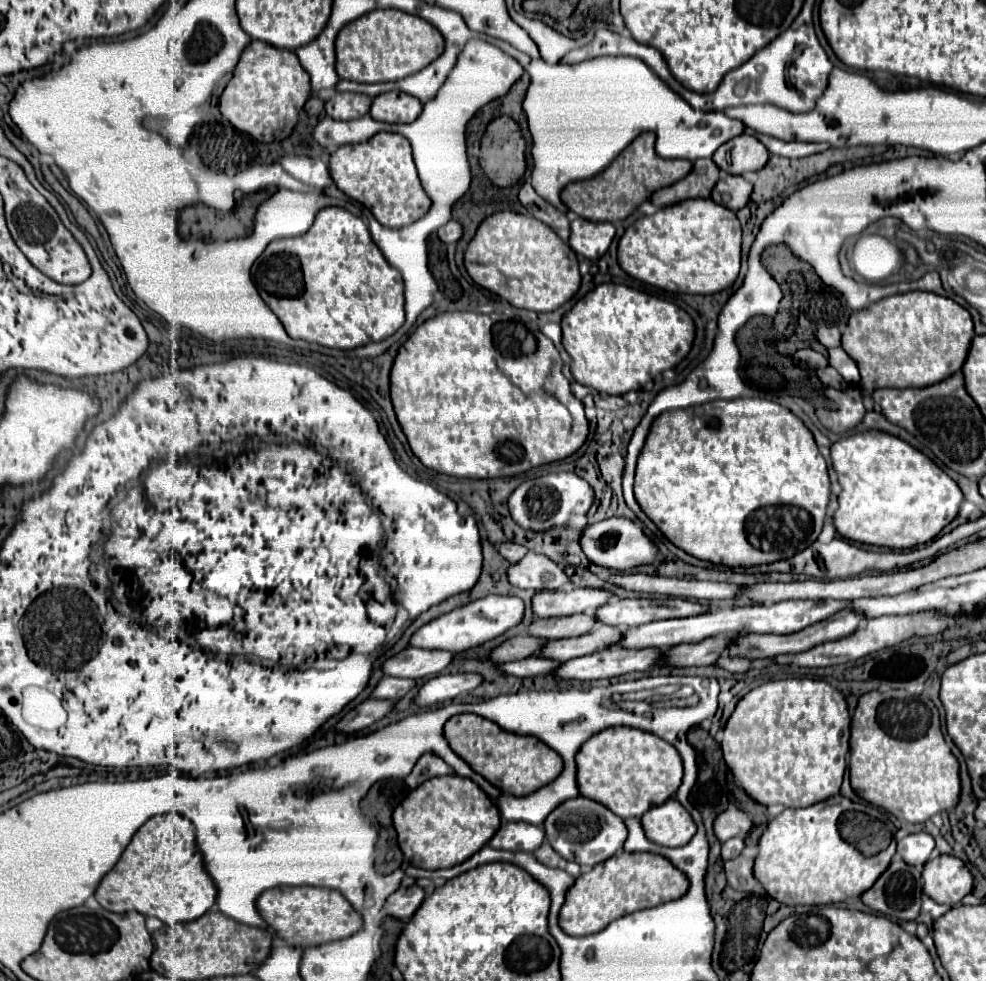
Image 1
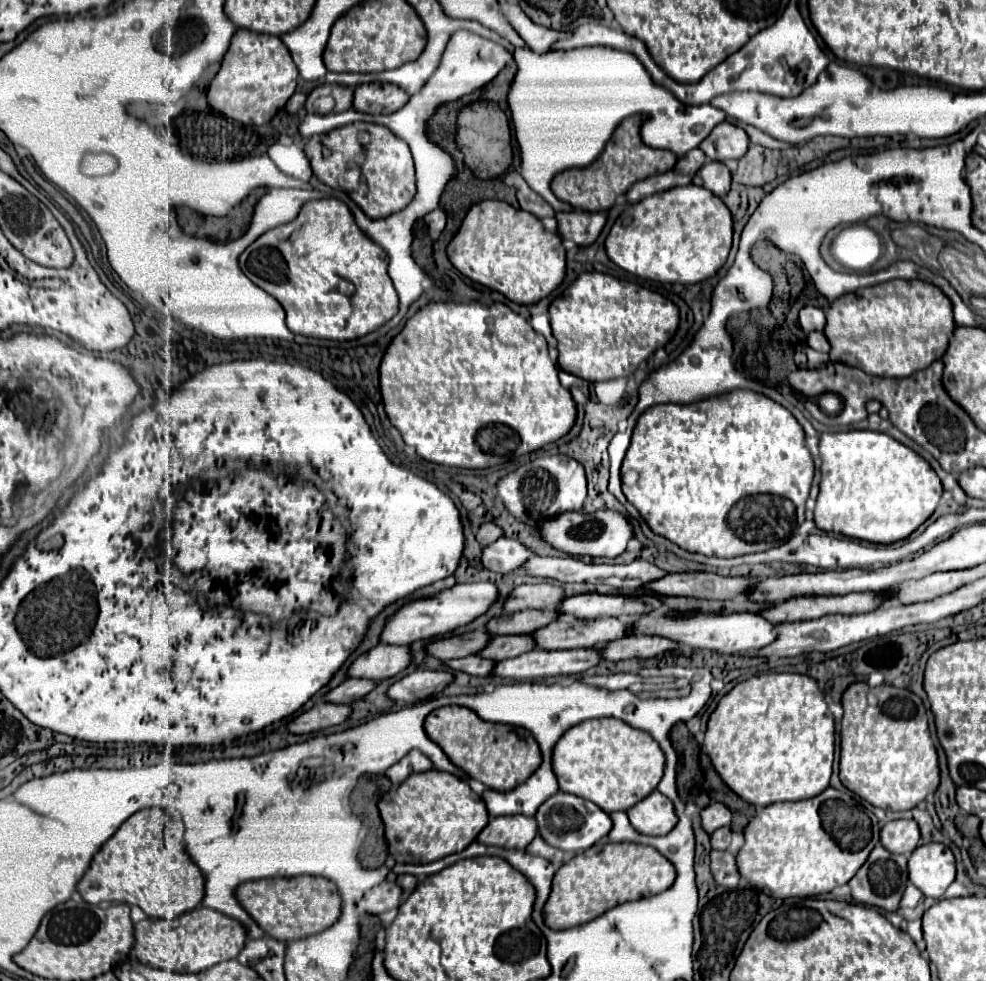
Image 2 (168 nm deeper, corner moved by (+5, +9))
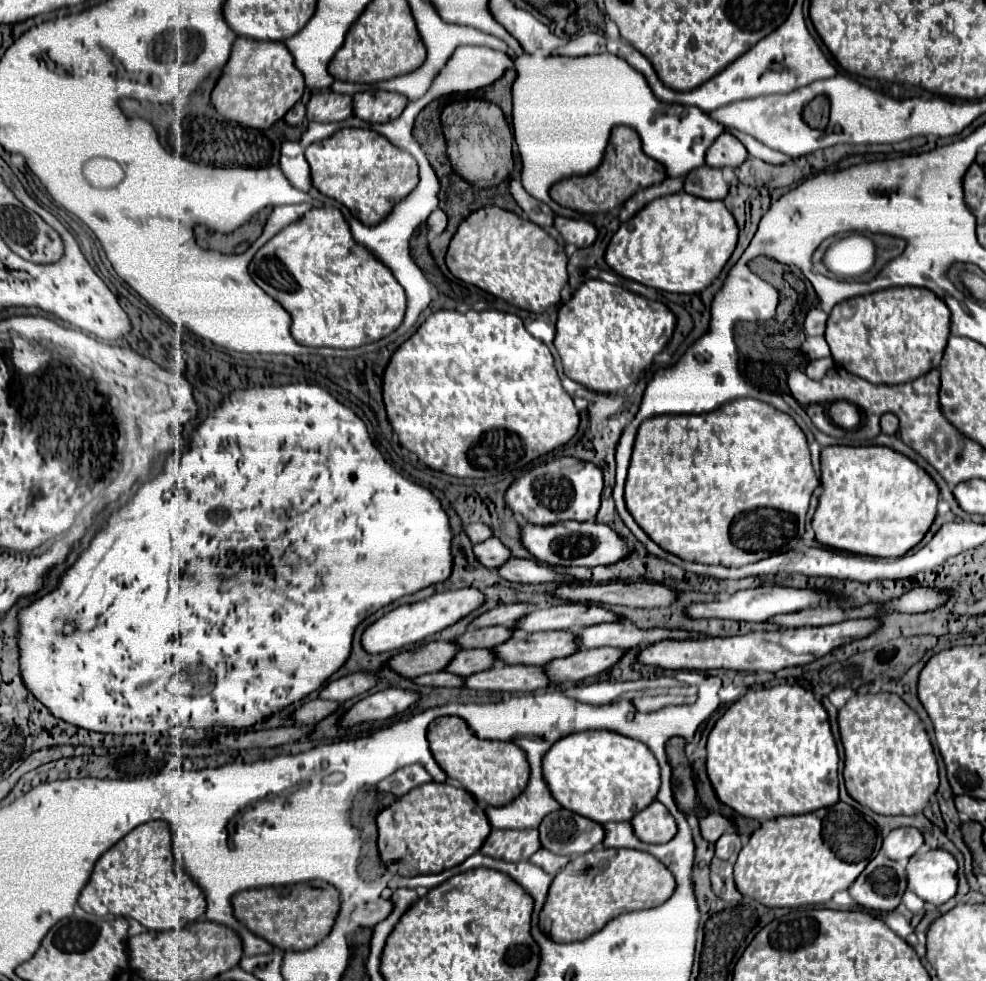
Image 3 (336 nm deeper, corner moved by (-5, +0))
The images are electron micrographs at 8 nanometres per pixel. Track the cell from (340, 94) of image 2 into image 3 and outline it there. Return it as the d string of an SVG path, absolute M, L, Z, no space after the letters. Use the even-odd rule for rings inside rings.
M332 90L318 92L308 102L308 120L314 122L340 122L352 116L352 96L336 94Z

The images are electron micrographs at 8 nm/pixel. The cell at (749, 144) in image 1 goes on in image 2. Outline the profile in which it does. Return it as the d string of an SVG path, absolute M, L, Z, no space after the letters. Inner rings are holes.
M724 121L712 129L712 133L700 143L700 149L708 159L714 161L716 157L712 155L720 155L718 159L724 161L738 159L740 155L744 155L744 149L748 149L748 145L750 145L748 135L740 127Z

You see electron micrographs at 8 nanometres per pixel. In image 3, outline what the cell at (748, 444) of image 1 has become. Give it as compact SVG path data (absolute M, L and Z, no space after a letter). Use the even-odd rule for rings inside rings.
M742 398L728 402L720 406L714 412L706 414L660 414L654 416L646 422L640 424L636 444L634 444L634 454L630 462L630 474L626 478L626 506L638 526L664 550L670 550L672 554L680 556L682 560L694 560L702 564L722 564L726 568L738 568L746 566L752 562L760 562L764 558L770 558L774 554L780 554L782 550L788 550L792 540L798 540L804 536L804 518L810 506L812 492L820 486L820 480L816 478L812 470L812 460L810 460L810 450L806 442L806 434L800 430L800 426L794 422L792 416L780 412L778 408L754 400L754 398Z

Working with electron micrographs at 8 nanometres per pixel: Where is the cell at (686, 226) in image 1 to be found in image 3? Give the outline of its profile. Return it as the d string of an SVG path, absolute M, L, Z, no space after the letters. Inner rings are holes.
M680 192L656 198L634 218L626 220L606 248L606 262L616 274L644 286L678 294L696 294L718 278L736 242L738 226L722 200L704 200Z

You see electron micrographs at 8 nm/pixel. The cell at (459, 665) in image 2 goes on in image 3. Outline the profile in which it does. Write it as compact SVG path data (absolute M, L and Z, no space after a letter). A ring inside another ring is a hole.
M442 670L442 672L432 672L432 674L426 674L426 676L418 676L418 678L414 678L414 682L416 682L416 684L422 684L422 686L444 686L444 688L456 688L456 686L464 686L466 678Z

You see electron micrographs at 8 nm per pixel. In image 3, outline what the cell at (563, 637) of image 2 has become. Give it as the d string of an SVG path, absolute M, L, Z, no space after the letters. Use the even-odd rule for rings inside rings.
M518 630L508 642L494 648L498 660L504 664L536 664L544 666L550 664L554 658L566 658L578 652L578 634L564 630L564 632L536 632L536 634L522 634Z

